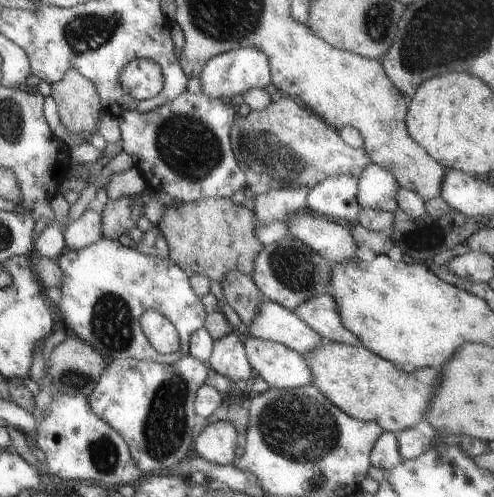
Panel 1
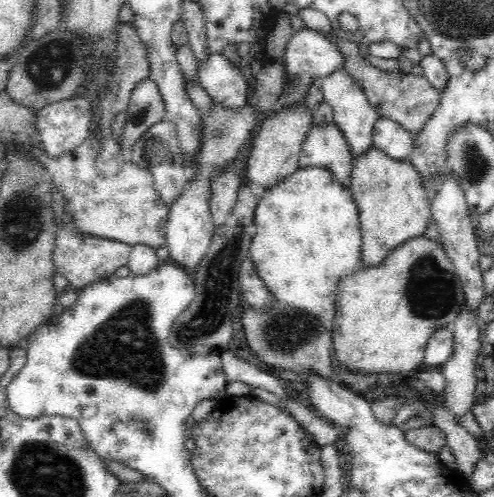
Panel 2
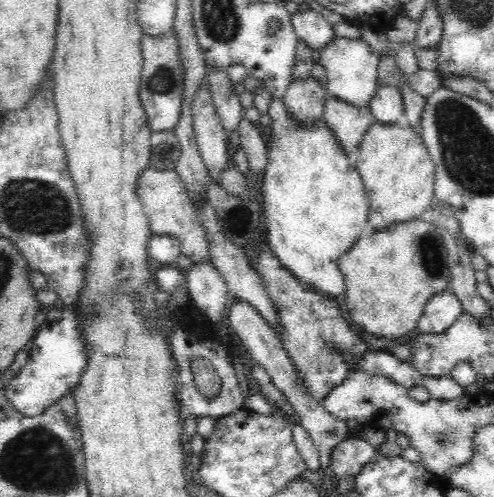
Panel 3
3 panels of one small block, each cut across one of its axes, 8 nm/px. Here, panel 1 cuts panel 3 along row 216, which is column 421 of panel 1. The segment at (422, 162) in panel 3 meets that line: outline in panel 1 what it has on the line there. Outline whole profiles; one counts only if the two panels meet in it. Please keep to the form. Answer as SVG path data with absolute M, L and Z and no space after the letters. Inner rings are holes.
M321 342L317 350L305 354L305 362L311 370L311 386L315 386L337 410L361 422L375 422L383 432L393 434L423 426L421 418L441 382L441 368L401 370L361 346L337 342Z

